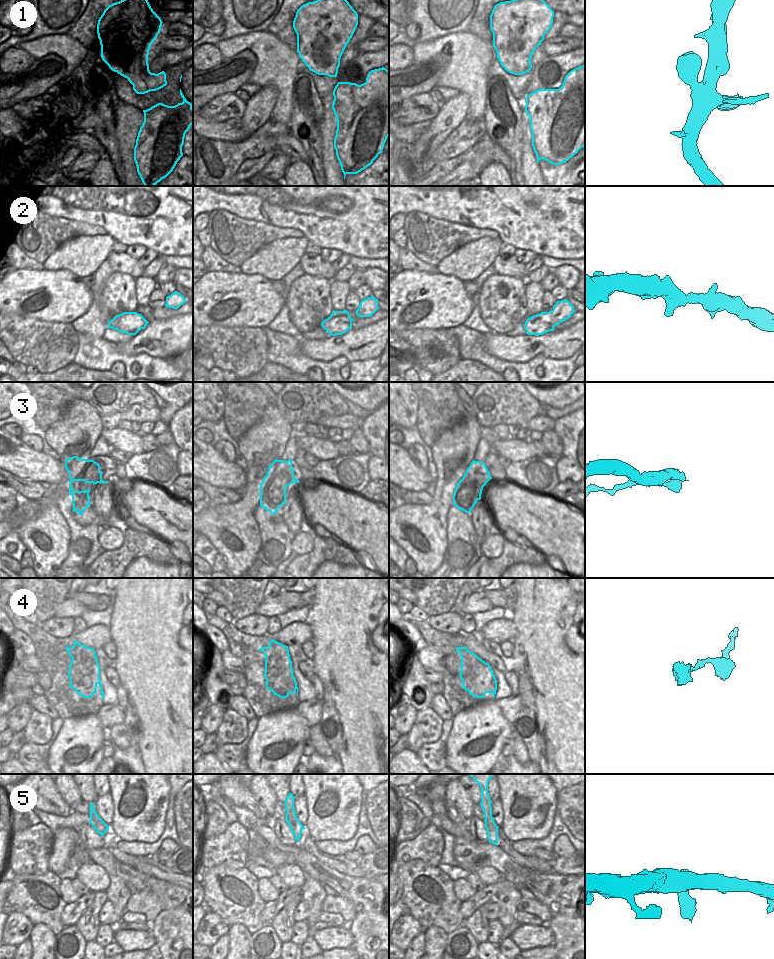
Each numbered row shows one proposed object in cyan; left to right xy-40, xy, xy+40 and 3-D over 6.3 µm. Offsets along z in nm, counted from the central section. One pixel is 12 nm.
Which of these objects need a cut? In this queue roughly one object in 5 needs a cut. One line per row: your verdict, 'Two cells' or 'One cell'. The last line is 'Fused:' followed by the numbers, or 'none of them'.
1: One cell
2: One cell
3: Two cells
4: One cell
5: One cell
Fused: 3

